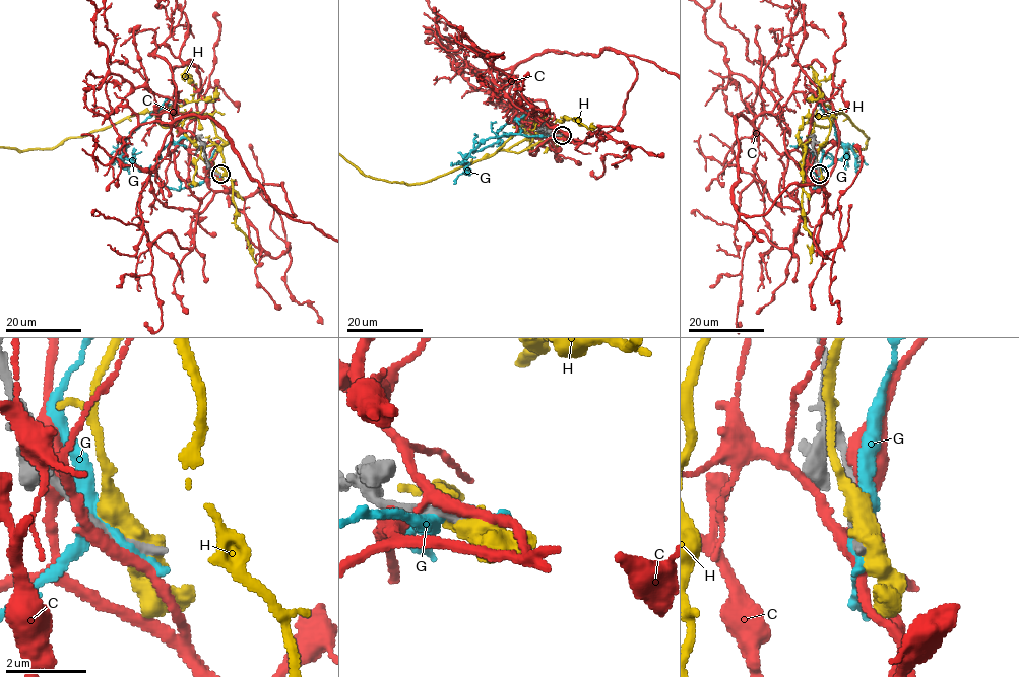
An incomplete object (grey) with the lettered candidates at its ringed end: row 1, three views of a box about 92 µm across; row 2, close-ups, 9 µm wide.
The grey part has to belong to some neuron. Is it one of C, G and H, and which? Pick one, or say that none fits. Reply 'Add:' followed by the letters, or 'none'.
Add: none

